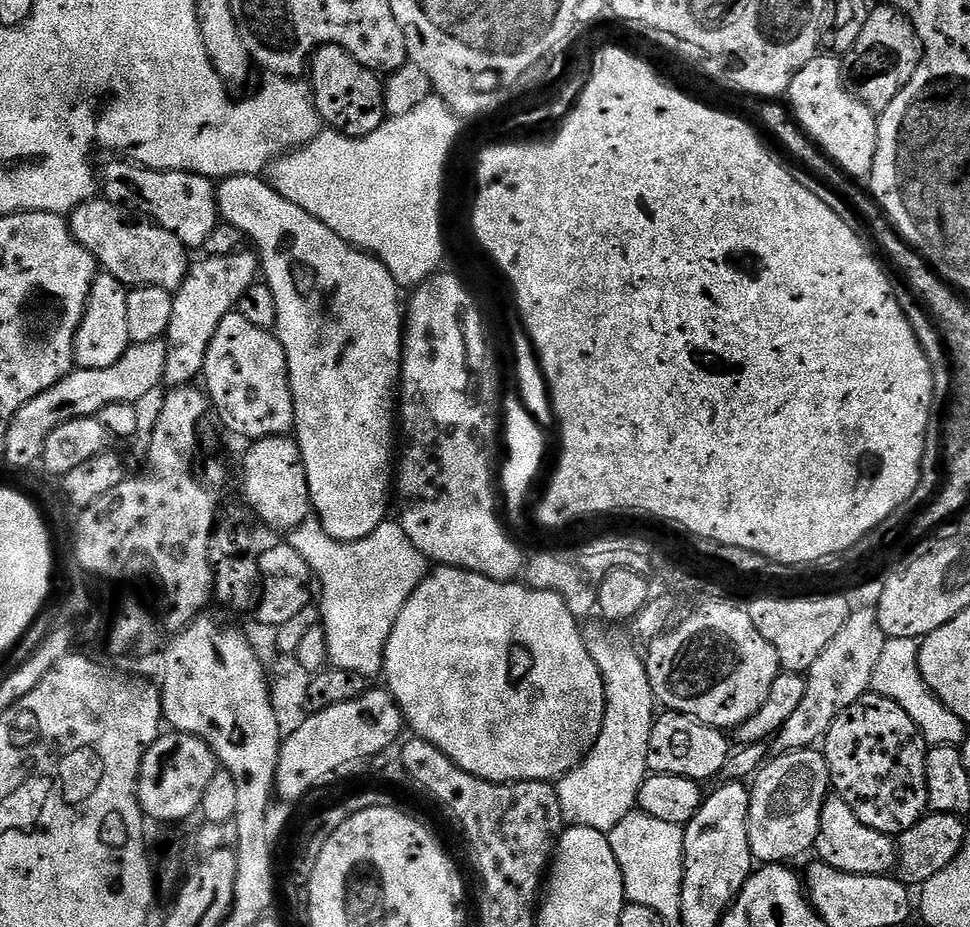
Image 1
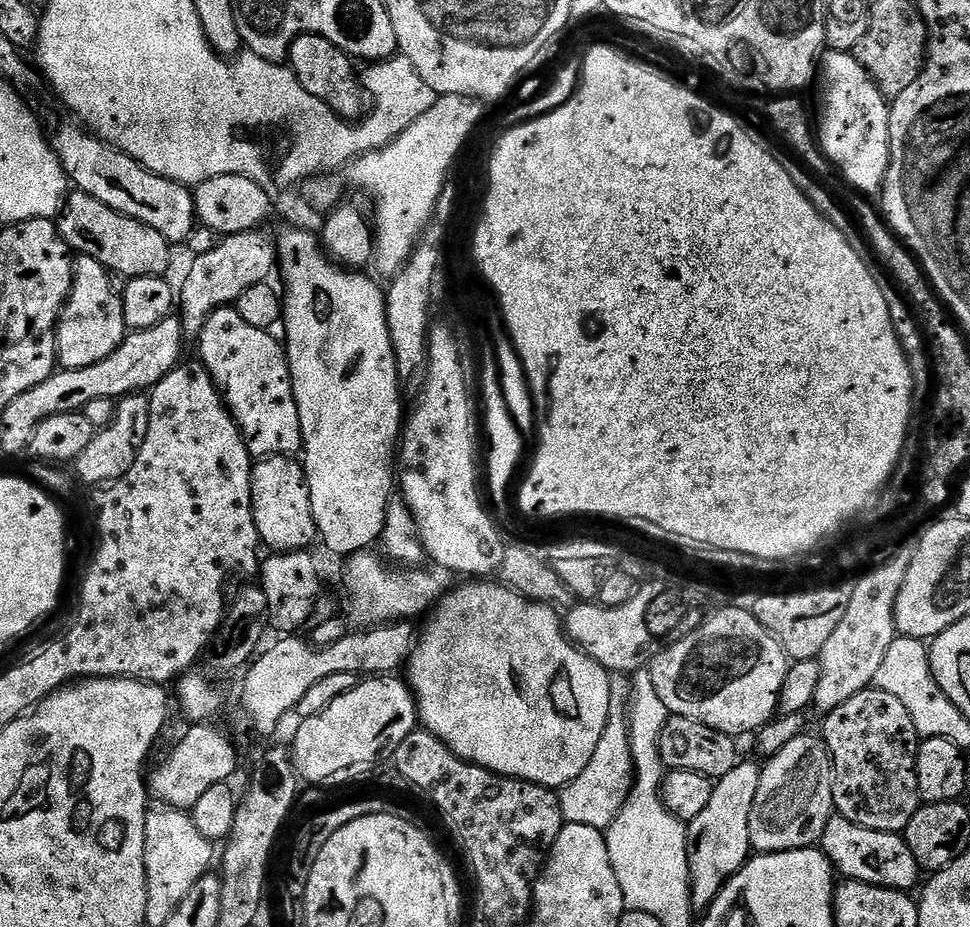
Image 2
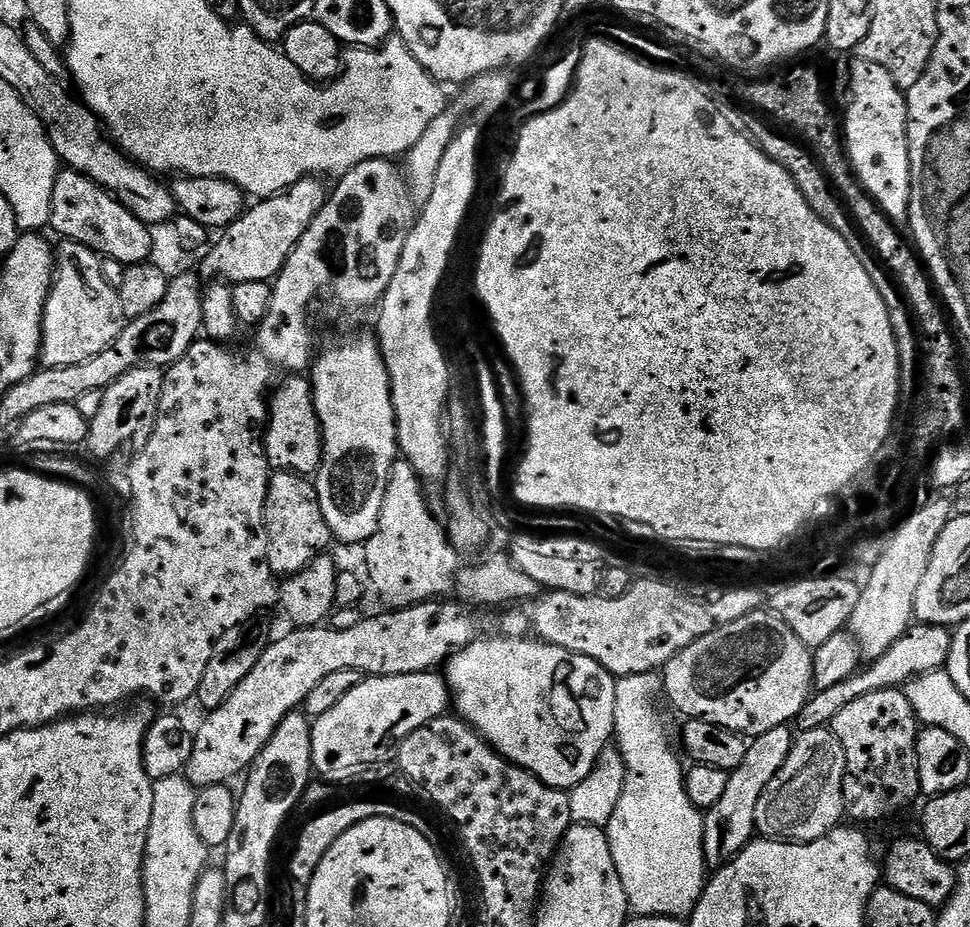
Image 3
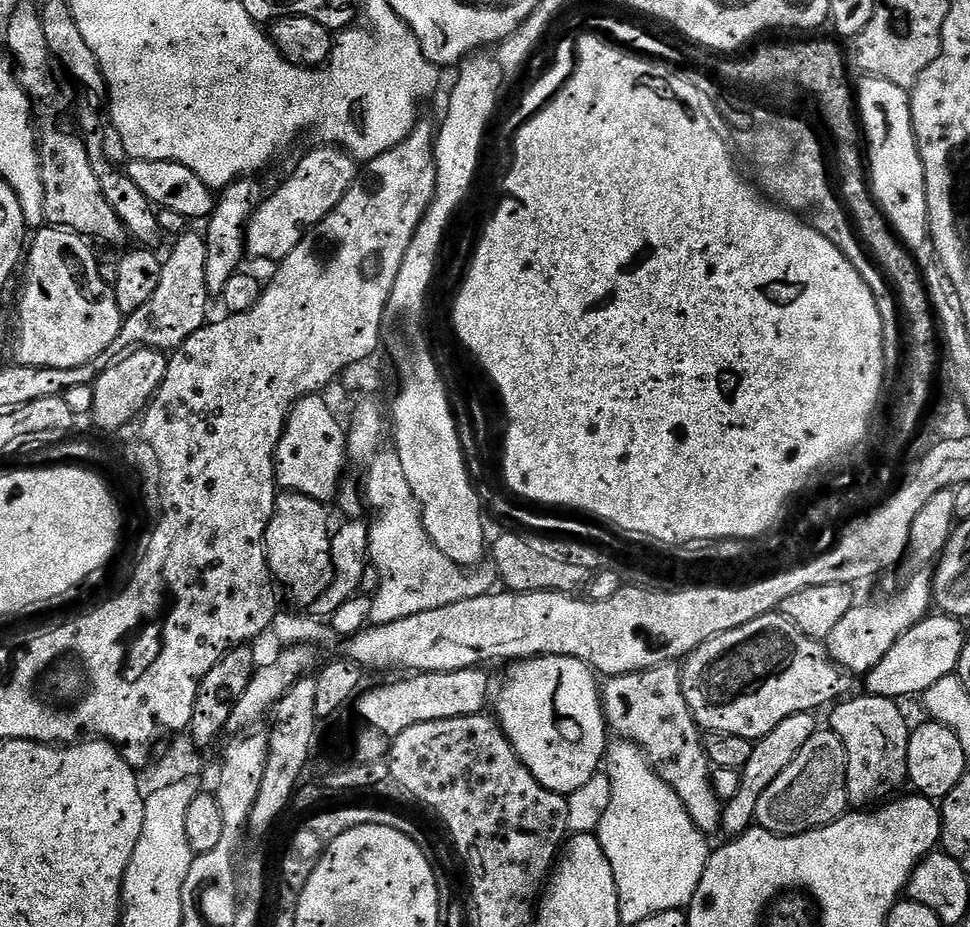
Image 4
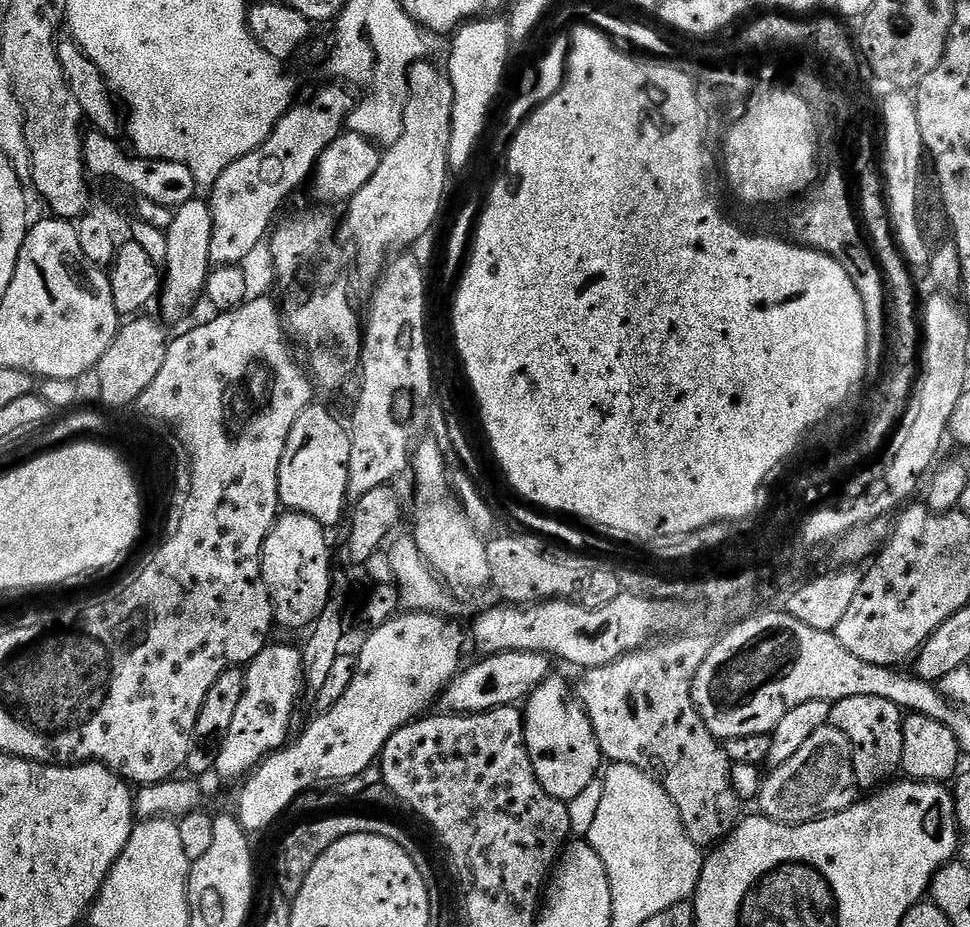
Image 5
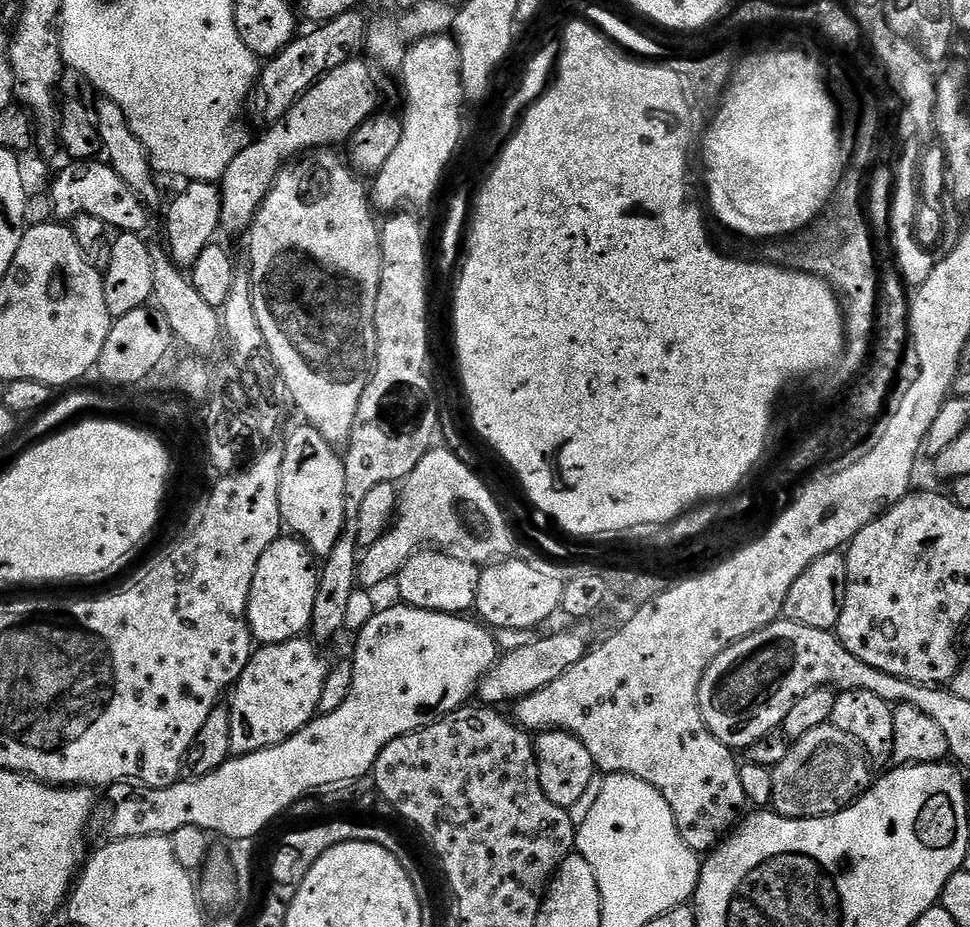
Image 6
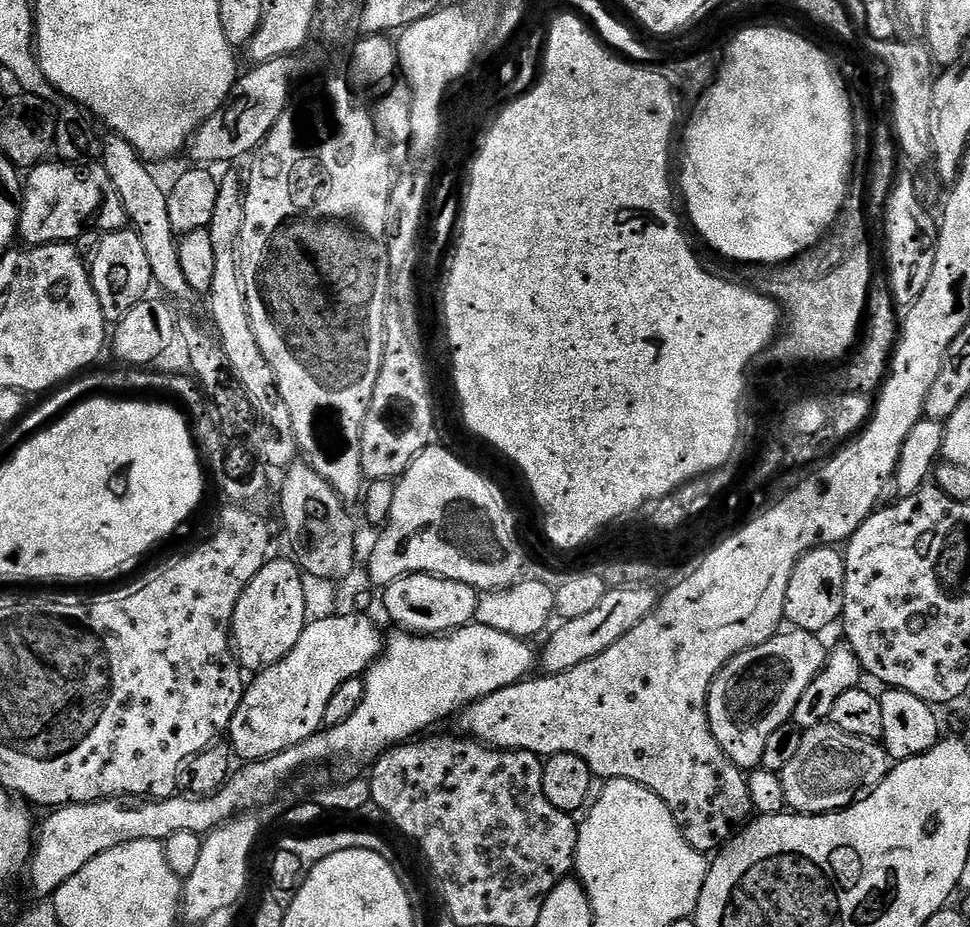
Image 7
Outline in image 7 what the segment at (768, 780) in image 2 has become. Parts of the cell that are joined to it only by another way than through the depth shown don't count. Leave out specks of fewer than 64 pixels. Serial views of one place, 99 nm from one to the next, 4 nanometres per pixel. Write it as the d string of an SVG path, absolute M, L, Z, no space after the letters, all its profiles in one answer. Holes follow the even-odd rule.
M829 722L805 731L802 746L790 766L780 773L780 781L793 813L822 816L825 812L849 808L857 800L865 800L887 778L889 767L890 757L883 743L846 734L846 730Z

